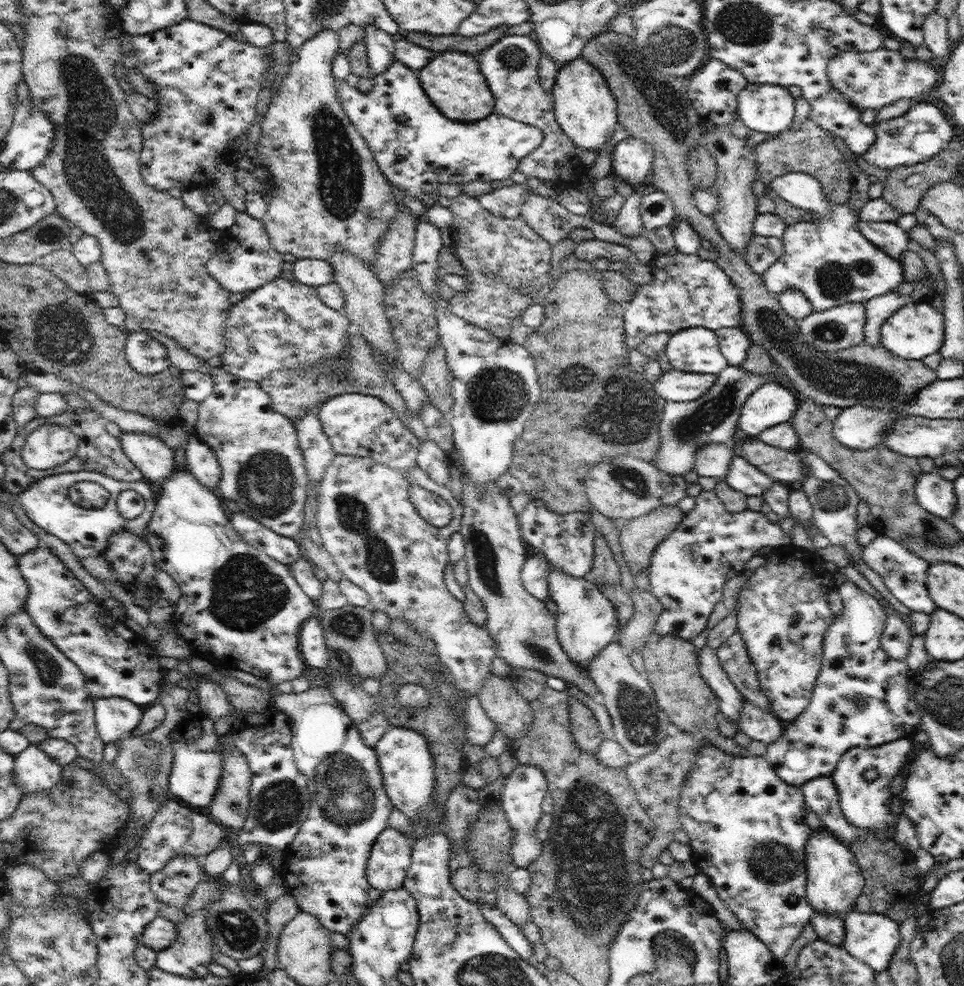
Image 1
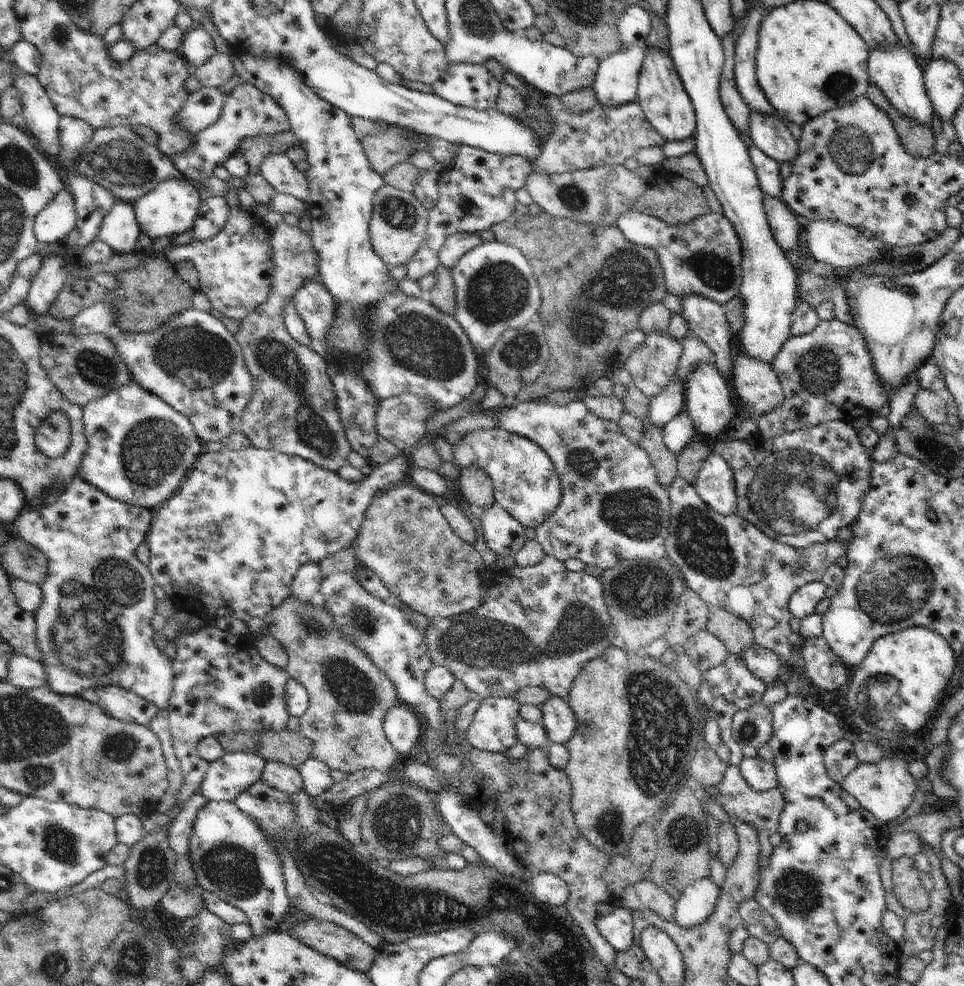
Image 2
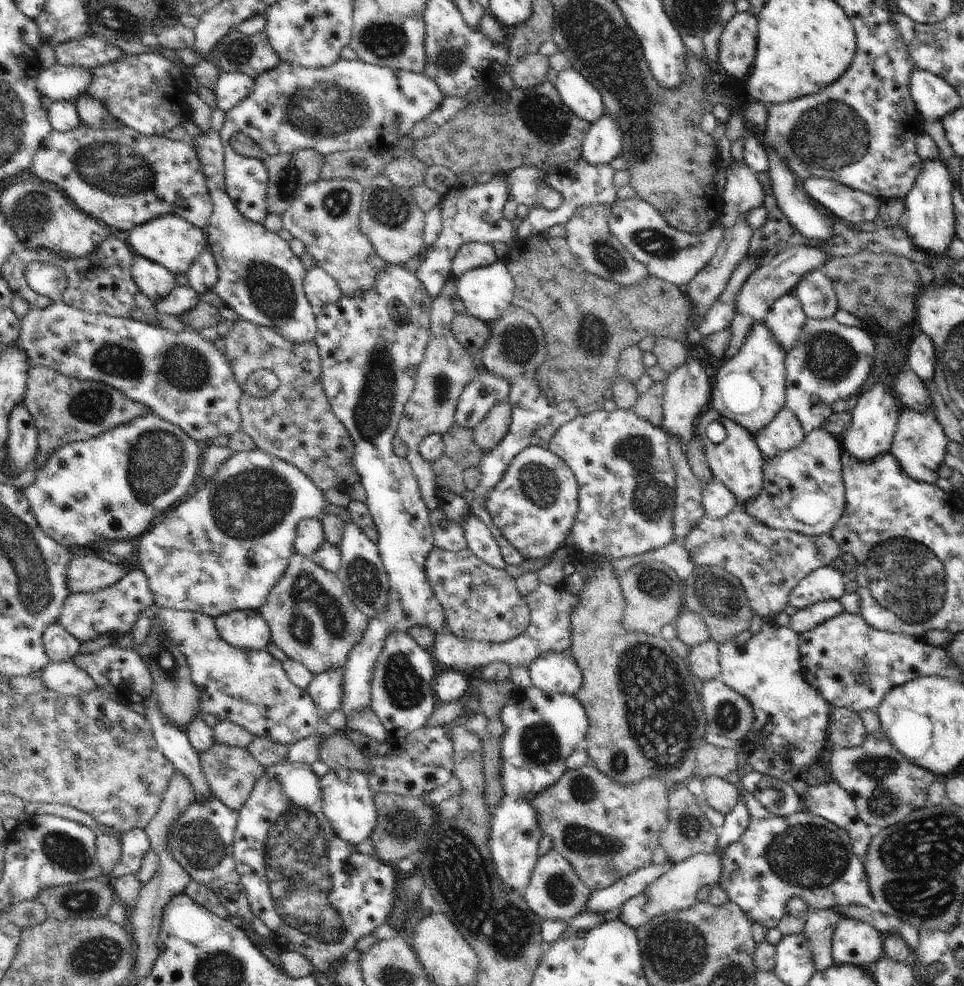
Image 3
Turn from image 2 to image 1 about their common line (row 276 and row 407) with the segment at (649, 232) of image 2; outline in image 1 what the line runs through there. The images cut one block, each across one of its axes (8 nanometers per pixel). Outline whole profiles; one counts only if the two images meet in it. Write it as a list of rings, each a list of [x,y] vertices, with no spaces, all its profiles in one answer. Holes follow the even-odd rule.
[[[772,362],[772,367],[766,375],[756,375],[746,373],[742,365],[729,365],[716,376],[714,386],[700,398],[690,402],[667,401],[659,426],[660,450],[652,464],[669,475],[687,477],[689,473],[692,474],[695,454],[702,445],[709,442],[729,444],[740,435],[738,421],[746,399],[762,384],[774,380],[774,372],[777,369],[778,365]]]

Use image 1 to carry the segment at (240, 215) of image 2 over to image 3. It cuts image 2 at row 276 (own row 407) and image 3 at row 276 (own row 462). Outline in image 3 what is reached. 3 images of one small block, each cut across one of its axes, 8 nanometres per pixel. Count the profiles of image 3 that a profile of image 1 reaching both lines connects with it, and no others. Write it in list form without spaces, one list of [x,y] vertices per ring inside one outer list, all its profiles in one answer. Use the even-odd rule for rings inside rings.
[[[190,115],[190,120],[185,122],[185,128],[188,132],[186,135],[186,140],[192,144],[192,146],[197,148],[196,154],[198,155],[199,161],[202,163],[204,174],[206,175],[206,184],[213,202],[213,211],[208,219],[208,224],[205,228],[207,236],[207,246],[212,251],[212,256],[214,256],[215,261],[217,262],[219,268],[219,279],[218,282],[214,285],[212,289],[213,292],[216,292],[218,296],[224,301],[225,306],[234,309],[240,319],[244,319],[260,326],[271,328],[274,332],[280,333],[280,336],[286,338],[293,343],[307,343],[313,341],[317,335],[317,322],[316,322],[316,309],[310,304],[308,297],[305,295],[303,289],[303,282],[305,279],[306,270],[300,261],[300,257],[297,257],[292,253],[290,249],[289,242],[284,241],[278,233],[271,232],[267,230],[264,225],[253,223],[251,220],[248,220],[237,208],[236,205],[232,202],[231,196],[228,196],[228,191],[225,183],[225,160],[224,160],[224,149],[221,136],[218,132],[210,130],[207,135],[202,134],[202,130],[196,126],[192,120],[192,115]]]

